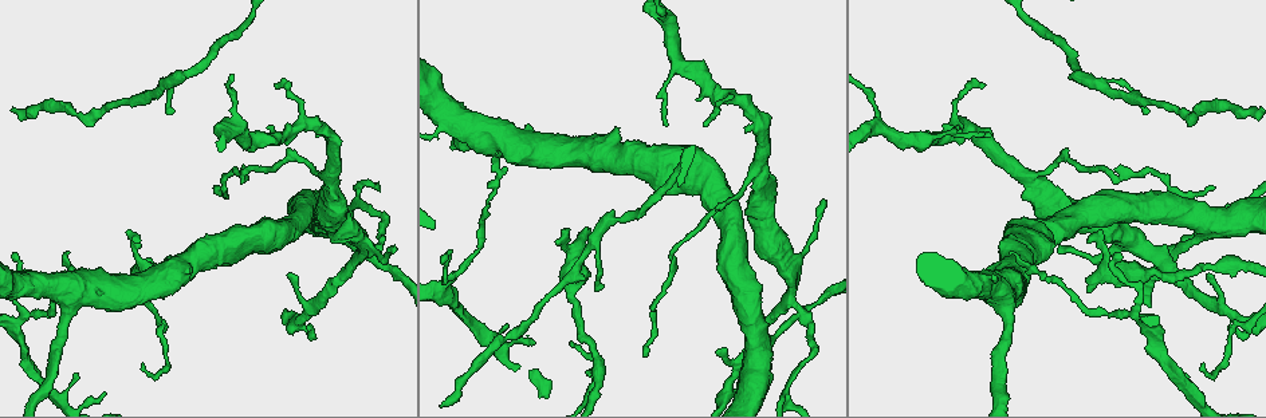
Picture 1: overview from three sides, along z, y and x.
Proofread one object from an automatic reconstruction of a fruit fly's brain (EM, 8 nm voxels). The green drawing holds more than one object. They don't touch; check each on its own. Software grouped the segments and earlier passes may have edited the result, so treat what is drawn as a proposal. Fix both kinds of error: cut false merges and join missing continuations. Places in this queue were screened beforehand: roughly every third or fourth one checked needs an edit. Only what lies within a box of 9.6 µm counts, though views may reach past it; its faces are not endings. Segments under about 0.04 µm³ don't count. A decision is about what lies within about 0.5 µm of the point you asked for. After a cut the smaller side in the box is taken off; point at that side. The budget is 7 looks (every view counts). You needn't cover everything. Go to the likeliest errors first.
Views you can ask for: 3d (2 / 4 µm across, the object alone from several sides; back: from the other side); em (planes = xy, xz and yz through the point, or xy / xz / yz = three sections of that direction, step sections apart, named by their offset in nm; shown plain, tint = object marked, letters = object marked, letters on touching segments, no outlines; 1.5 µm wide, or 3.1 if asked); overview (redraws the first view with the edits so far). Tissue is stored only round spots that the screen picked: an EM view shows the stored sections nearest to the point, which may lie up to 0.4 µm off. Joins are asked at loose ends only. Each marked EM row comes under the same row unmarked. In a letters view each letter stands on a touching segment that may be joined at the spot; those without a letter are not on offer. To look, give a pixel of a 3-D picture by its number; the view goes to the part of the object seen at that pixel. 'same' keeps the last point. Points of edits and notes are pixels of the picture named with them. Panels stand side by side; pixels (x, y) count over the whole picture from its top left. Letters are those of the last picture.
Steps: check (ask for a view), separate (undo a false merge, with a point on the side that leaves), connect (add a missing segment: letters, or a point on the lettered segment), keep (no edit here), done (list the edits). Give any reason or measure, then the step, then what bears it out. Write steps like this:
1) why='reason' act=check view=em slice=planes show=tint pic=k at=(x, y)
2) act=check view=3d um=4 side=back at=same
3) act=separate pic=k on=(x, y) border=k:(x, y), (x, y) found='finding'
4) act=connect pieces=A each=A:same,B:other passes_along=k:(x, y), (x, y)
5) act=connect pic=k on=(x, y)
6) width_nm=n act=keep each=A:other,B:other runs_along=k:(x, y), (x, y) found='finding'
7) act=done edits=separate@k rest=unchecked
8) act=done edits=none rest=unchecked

why='branch stops here' act=check view=em slice=xy step=8 show=letters pic=1 at=(1086, 292)

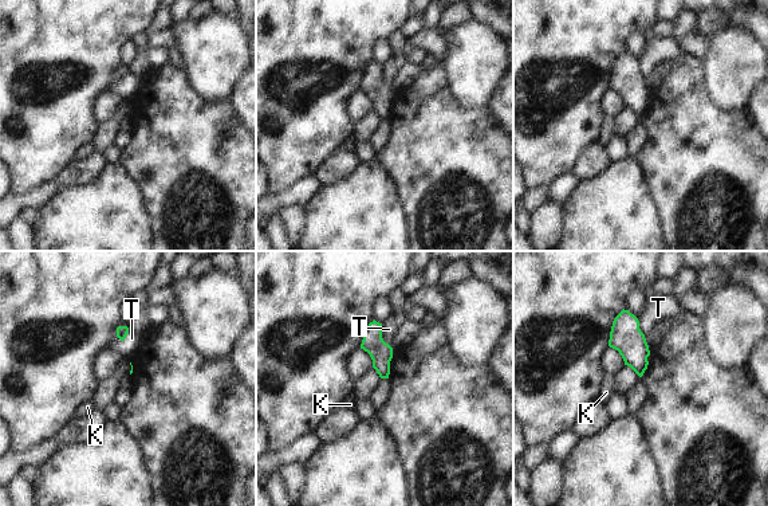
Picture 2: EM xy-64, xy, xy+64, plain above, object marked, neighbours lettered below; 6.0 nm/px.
act=check view=em slice=planes show=letters at=same

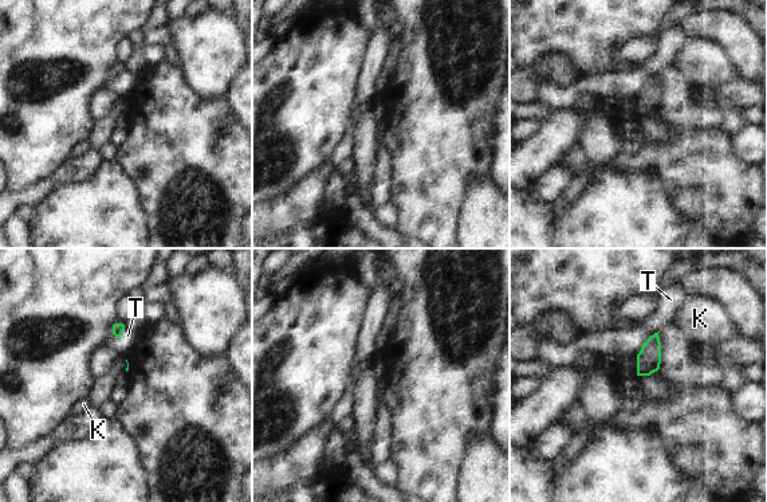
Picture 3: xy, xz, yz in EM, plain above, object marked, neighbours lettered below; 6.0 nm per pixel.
act=keep each=K:other,T:other border=3:(659, 330), (642, 344) found='none of them fits'

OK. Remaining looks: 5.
act=check view=3d um=2 pic=1 at=(312, 333)

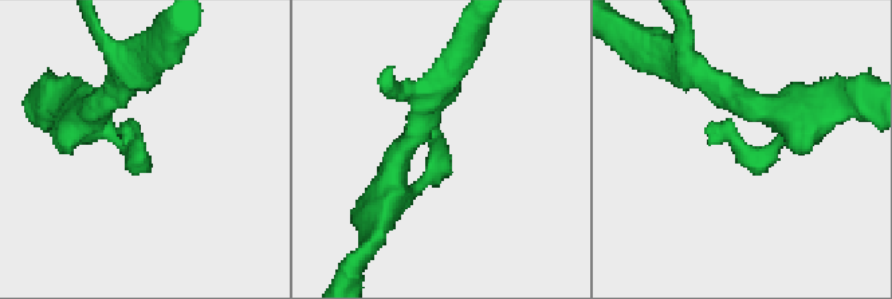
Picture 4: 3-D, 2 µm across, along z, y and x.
arm_widths_nm=200,220 act=check view=em slice=planes show=letters pic=4 at=(138, 153)

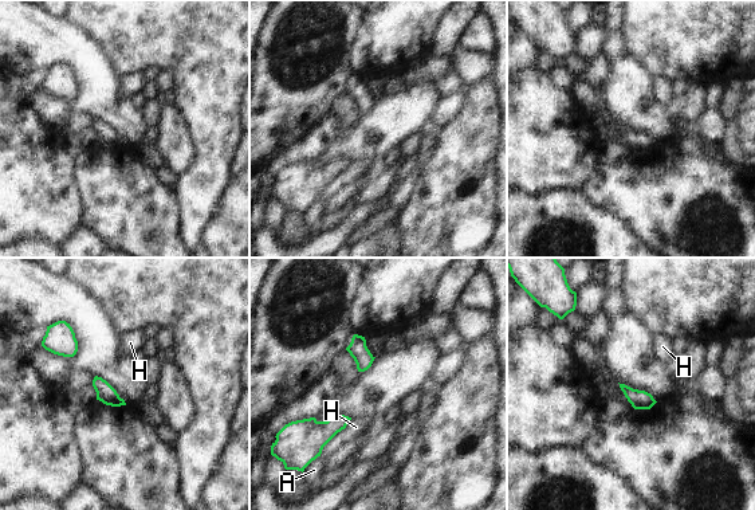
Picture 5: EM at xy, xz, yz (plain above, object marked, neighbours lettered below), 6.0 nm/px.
act=keep each=A:other,H:other border=5:(352, 419), (323, 447), (319, 455) found='no lettered segment goes on from it'

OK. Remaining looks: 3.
why='thin end' act=check view=3d um=4 side=back pic=1 at=(1213, 188)

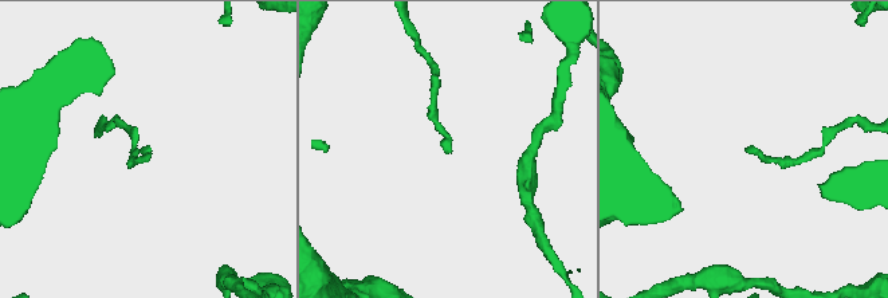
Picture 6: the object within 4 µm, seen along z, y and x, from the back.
act=check view=em slice=yz step=4 show=letters pic=6 at=(150, 150)

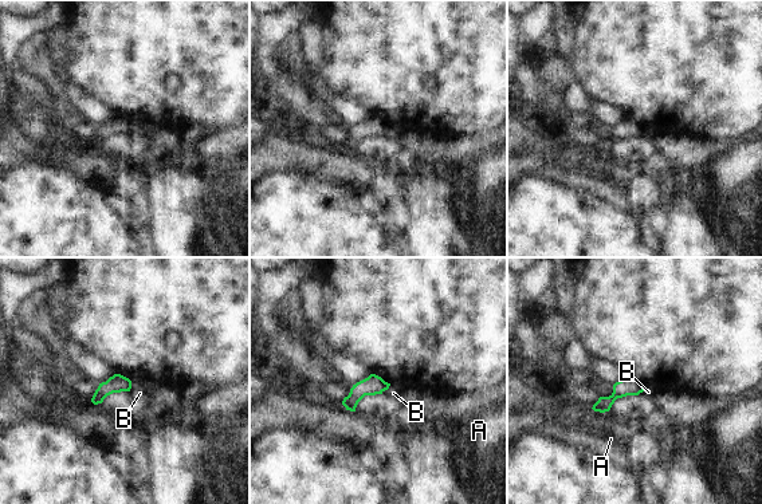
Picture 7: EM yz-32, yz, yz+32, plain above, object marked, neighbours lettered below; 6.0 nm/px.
act=keep each=A:other,B:other runs_along=7:(640, 388), (623, 388), (597, 408) found='none of them fits'

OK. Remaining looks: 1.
act=done edits=none rest=unchecked

